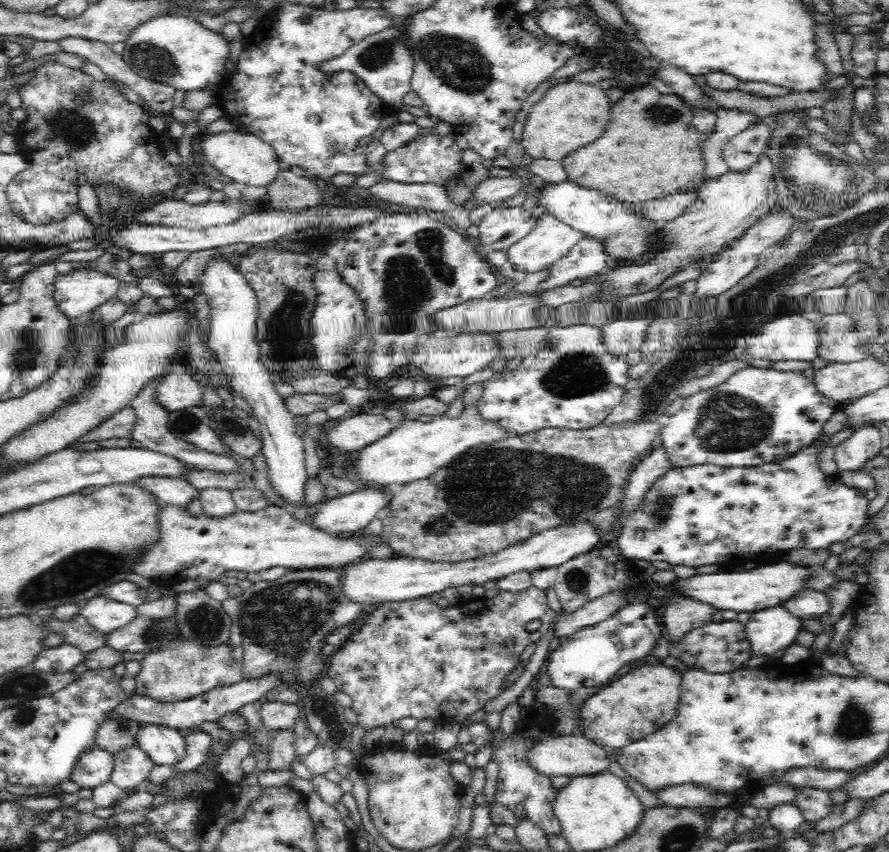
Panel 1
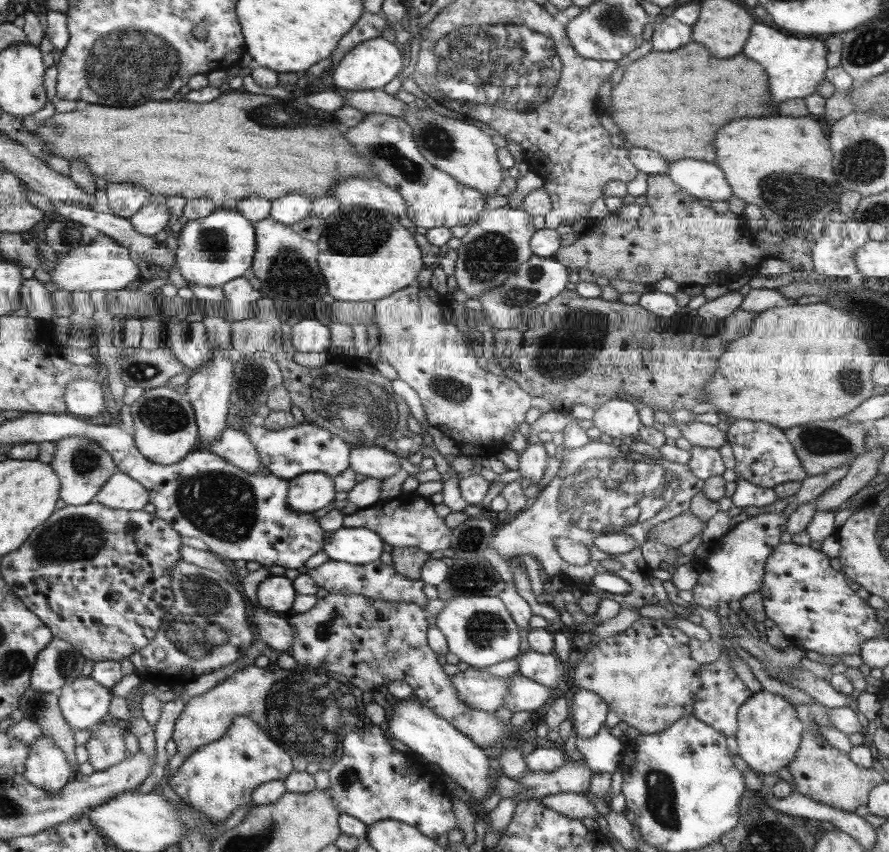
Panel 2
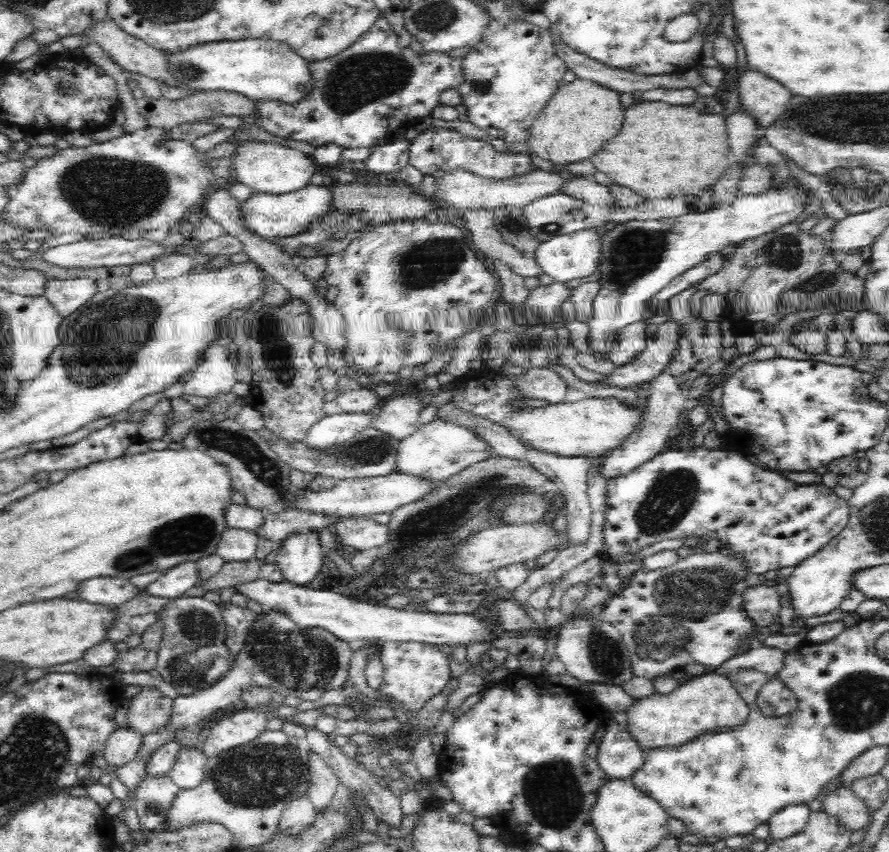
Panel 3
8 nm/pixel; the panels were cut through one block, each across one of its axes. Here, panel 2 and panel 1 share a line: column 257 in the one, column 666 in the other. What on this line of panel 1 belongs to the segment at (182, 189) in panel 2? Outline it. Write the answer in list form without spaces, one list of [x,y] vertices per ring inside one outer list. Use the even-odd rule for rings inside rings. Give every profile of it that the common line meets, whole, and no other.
[[[650,82],[645,85],[640,85],[636,92],[624,94],[616,104],[612,104],[612,112],[614,112],[616,120],[612,120],[612,116],[610,116],[610,122],[608,122],[604,134],[602,134],[596,142],[592,142],[592,144],[588,144],[588,146],[582,146],[580,150],[572,152],[570,156],[566,156],[566,158],[560,161],[562,169],[564,169],[564,173],[566,173],[566,181],[575,183],[584,189],[600,190],[600,192],[612,194],[612,198],[620,198],[620,202],[624,204],[628,204],[628,202],[644,202],[644,200],[652,200],[652,198],[664,198],[664,196],[668,196],[668,194],[678,194],[678,192],[686,192],[686,190],[690,191],[694,186],[698,187],[701,179],[704,178],[704,156],[703,152],[700,152],[700,148],[698,148],[698,142],[704,140],[706,135],[692,126],[692,112],[690,112],[690,108],[688,108],[686,104],[687,103],[682,102],[682,100],[680,100],[674,93],[660,93],[650,85]],[[658,106],[660,106],[660,120],[650,120],[650,118],[656,114]]]

